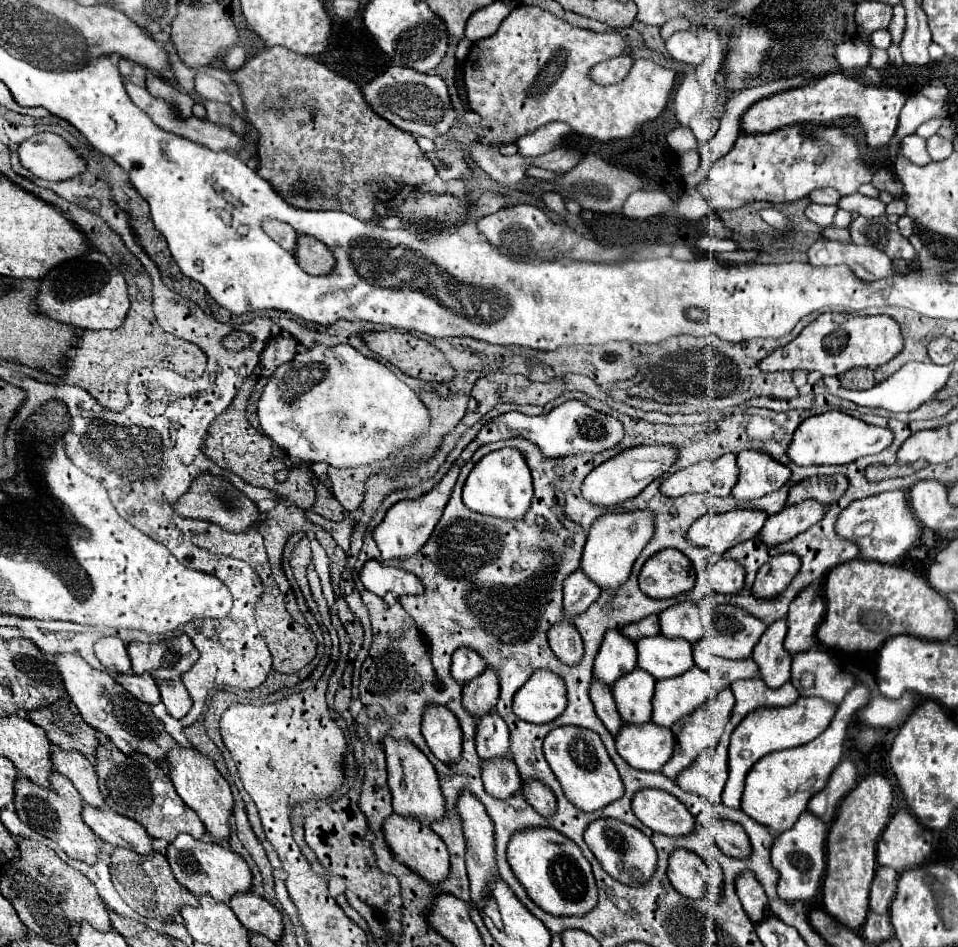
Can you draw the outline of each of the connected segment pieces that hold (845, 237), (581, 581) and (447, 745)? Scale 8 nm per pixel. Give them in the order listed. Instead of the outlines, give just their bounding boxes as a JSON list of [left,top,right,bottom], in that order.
[[823,227,851,243],[563,569,601,615],[421,705,461,763]]

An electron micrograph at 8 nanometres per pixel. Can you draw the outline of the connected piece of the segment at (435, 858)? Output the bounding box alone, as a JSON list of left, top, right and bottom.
[383,815,449,883]

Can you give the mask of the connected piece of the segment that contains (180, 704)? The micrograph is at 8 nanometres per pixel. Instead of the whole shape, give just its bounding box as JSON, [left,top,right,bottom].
[157,679,191,719]

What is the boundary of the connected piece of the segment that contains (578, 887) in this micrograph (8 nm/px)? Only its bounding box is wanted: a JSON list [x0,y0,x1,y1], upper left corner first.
[507,827,597,915]

